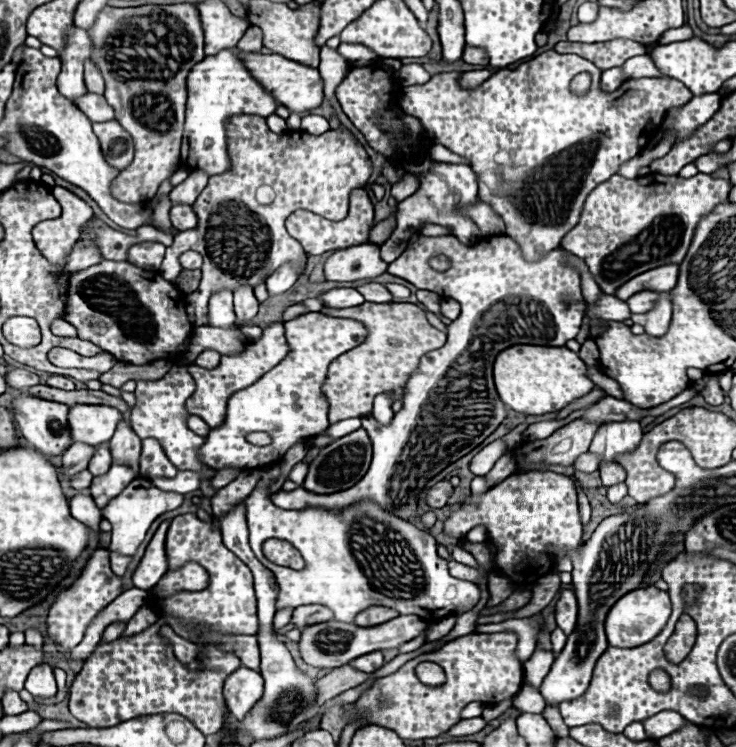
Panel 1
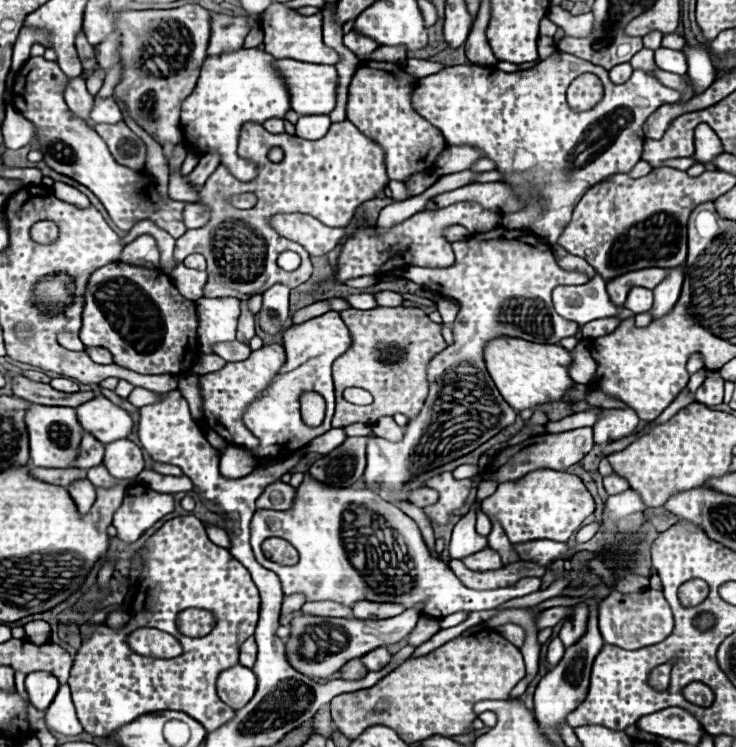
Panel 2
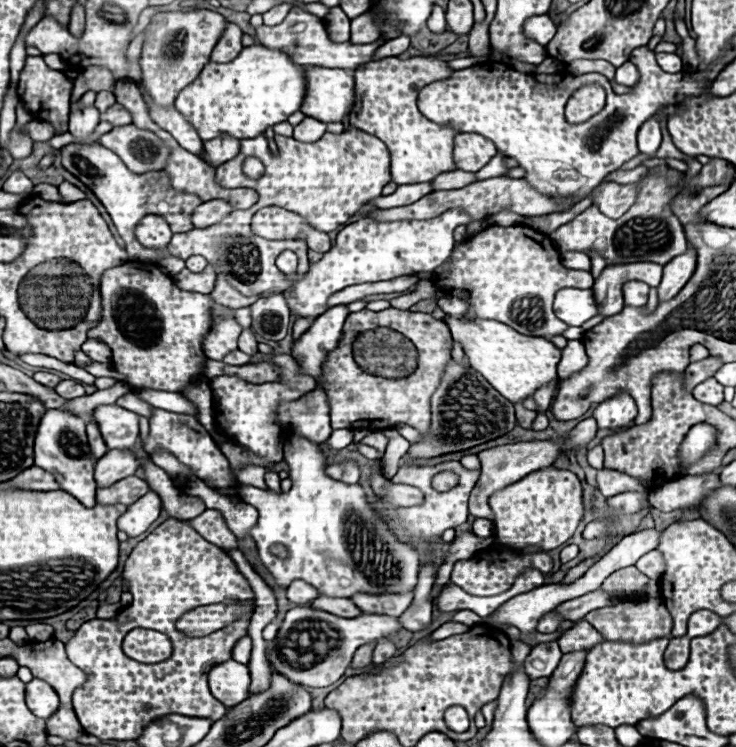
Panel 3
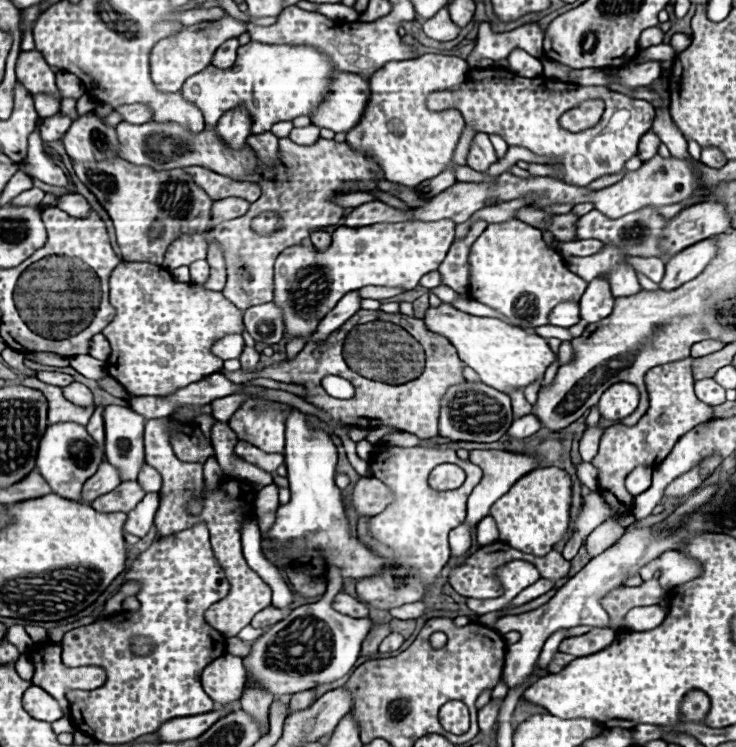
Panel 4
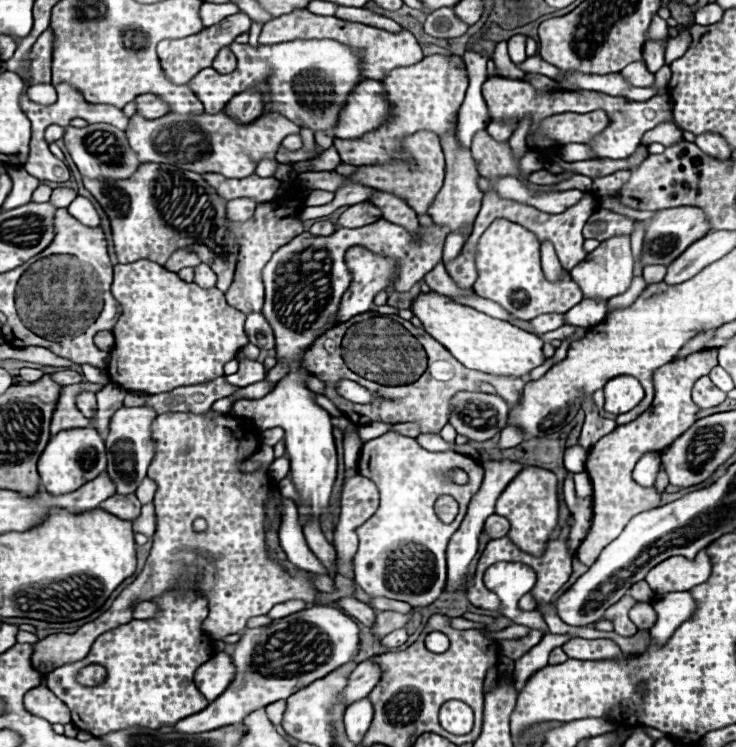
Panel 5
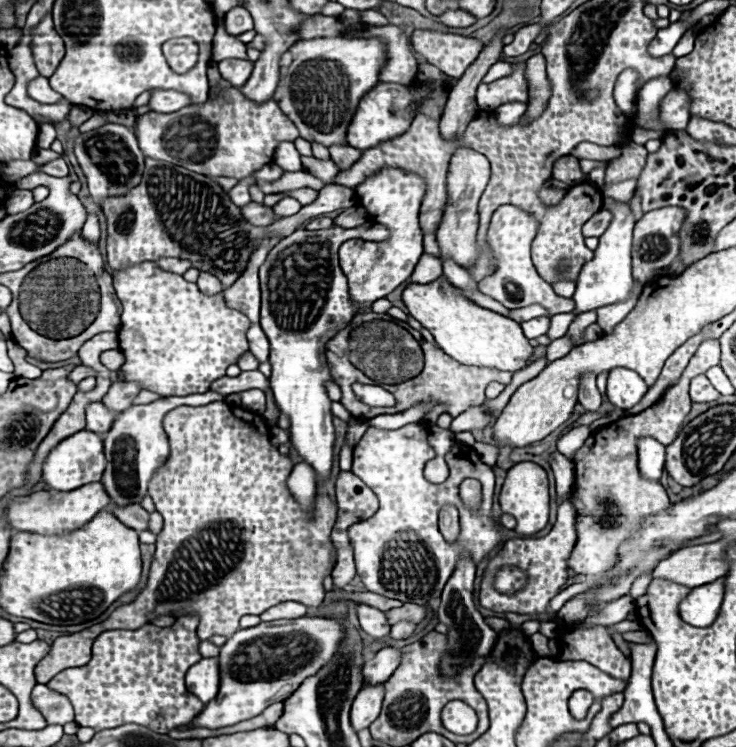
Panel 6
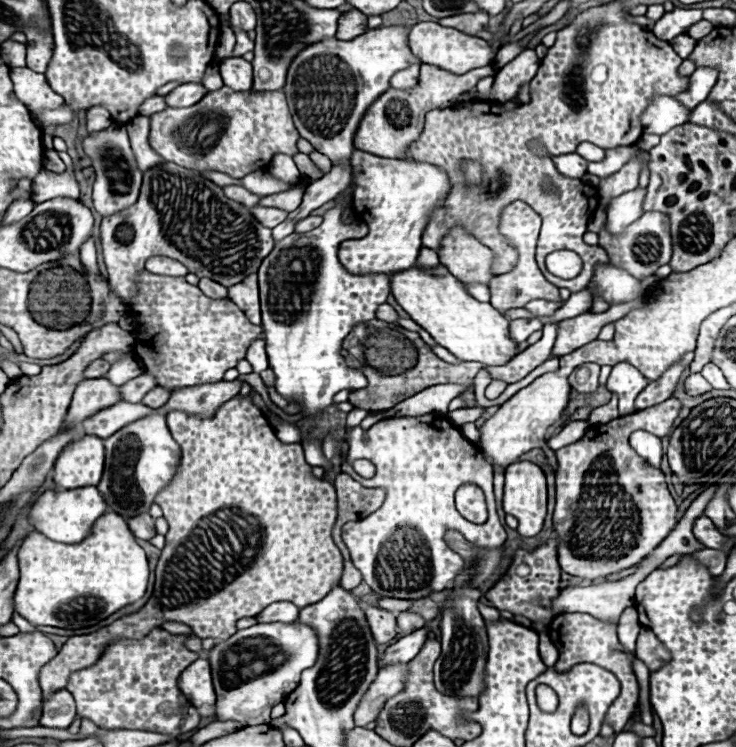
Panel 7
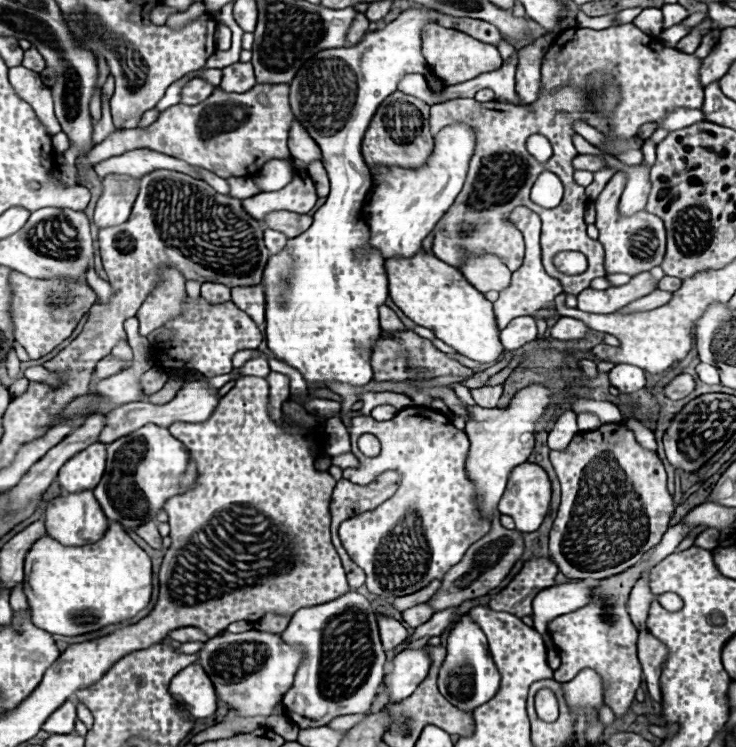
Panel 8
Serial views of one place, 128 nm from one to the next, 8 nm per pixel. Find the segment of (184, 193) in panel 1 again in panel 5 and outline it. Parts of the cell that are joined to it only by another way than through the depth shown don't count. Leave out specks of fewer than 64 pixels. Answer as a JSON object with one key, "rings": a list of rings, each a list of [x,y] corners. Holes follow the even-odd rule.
{"rings":[[[254,88],[240,92],[238,96],[234,96],[234,100],[230,100],[230,104],[226,104],[226,112],[242,124],[256,120],[262,114],[262,110],[264,110],[262,92]]]}

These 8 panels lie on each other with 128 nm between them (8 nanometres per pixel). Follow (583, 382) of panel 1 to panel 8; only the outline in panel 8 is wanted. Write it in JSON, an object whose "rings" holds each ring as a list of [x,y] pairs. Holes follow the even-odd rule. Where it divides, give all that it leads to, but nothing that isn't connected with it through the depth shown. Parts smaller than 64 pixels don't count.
{"rings":[[[420,250],[414,258],[386,260],[384,270],[390,284],[390,298],[414,324],[430,328],[438,340],[476,362],[494,362],[504,352],[492,302],[488,302],[458,268],[450,268],[450,264],[438,260],[432,252]]]}

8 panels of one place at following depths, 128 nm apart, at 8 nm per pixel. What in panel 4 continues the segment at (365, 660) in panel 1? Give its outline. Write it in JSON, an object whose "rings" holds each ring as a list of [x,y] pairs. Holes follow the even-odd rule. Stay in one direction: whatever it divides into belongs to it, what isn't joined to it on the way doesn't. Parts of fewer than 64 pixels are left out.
{"rings":[[[392,632],[392,634],[386,636],[386,640],[380,644],[380,652],[394,652],[394,650],[398,650],[398,648],[402,646],[402,642],[404,642],[402,634]]]}

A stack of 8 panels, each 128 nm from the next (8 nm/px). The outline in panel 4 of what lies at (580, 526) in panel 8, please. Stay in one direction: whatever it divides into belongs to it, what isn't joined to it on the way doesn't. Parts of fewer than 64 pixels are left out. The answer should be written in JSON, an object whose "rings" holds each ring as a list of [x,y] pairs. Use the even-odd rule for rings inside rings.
{"rings":[[[684,358],[678,362],[670,362],[664,366],[656,366],[646,374],[646,386],[650,394],[650,408],[642,420],[634,426],[624,426],[624,424],[614,424],[604,430],[602,440],[600,440],[600,450],[594,456],[592,464],[598,470],[600,476],[600,494],[606,500],[606,504],[612,508],[614,518],[608,518],[602,522],[588,538],[586,538],[586,550],[588,556],[594,558],[602,554],[610,544],[618,540],[618,514],[628,514],[630,508],[634,506],[634,498],[624,486],[626,476],[642,464],[648,466],[658,466],[668,452],[674,448],[678,438],[682,438],[686,432],[690,432],[694,426],[700,422],[712,420],[712,408],[702,404],[694,396],[694,374],[692,374],[692,362],[694,358]]]}

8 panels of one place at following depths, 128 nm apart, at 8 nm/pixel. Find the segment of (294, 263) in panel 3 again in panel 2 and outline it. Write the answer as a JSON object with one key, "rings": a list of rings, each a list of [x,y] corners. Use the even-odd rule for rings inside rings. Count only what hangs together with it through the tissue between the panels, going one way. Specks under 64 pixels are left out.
{"rings":[[[286,250],[286,252],[282,252],[280,256],[278,256],[278,266],[280,268],[284,268],[284,270],[294,270],[294,268],[298,268],[298,254],[296,252],[290,252],[290,250]]]}

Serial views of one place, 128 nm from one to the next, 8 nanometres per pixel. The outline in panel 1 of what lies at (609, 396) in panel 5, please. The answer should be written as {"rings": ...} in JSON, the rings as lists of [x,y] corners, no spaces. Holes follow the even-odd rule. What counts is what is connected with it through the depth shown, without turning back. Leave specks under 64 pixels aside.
{"rings":[[[636,420],[606,422],[602,424],[602,428],[598,428],[598,434],[594,434],[590,452],[600,454],[602,462],[614,462],[618,454],[634,450],[640,440],[642,440],[640,422]]]}

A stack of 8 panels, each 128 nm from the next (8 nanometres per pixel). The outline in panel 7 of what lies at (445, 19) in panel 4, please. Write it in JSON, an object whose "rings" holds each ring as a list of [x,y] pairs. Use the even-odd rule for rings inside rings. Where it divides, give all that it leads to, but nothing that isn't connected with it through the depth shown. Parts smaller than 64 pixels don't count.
{"rings":[[[478,12],[478,14],[470,14],[470,16],[446,16],[446,20],[438,20],[438,24],[456,28],[470,36],[476,36],[478,32],[488,30],[488,20],[490,20],[490,16]]]}

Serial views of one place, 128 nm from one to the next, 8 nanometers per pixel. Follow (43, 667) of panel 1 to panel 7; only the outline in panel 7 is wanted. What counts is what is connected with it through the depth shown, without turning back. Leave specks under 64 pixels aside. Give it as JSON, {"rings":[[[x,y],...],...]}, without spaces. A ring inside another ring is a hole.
{"rings":[[[60,690],[60,692],[54,692],[46,700],[42,716],[40,716],[40,726],[46,726],[46,728],[68,728],[74,718],[76,718],[74,698],[70,696],[68,690]]]}

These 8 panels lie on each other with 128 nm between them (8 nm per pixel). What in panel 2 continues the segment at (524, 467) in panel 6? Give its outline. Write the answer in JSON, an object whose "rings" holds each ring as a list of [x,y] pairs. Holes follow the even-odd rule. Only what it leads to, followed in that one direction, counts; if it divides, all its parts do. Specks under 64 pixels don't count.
{"rings":[[[544,469],[530,472],[520,480],[500,484],[496,492],[482,502],[482,510],[500,520],[508,540],[514,544],[530,540],[566,542],[594,512],[594,500],[578,476]]]}

